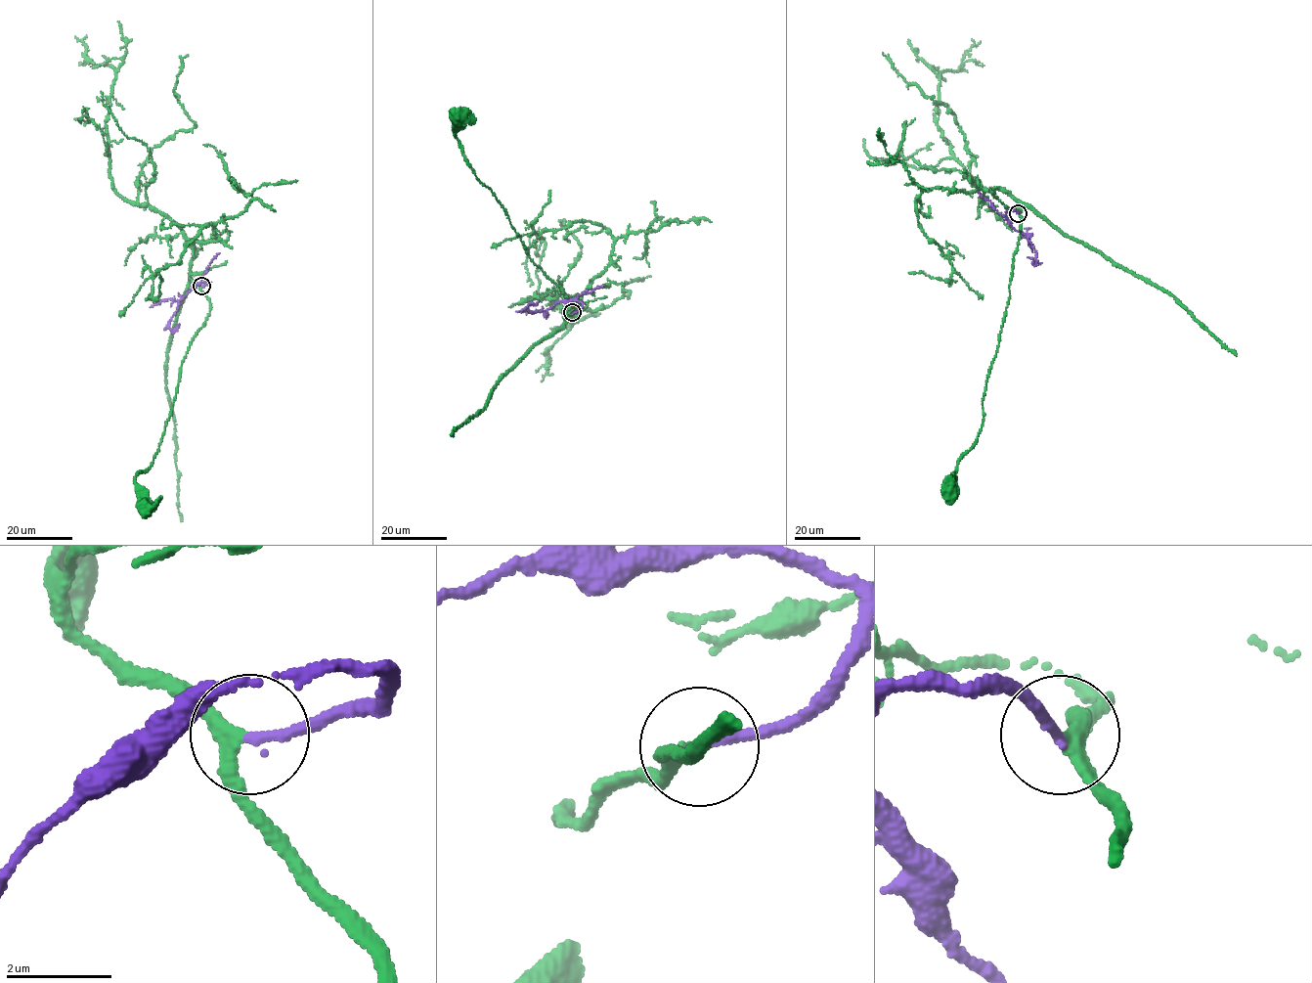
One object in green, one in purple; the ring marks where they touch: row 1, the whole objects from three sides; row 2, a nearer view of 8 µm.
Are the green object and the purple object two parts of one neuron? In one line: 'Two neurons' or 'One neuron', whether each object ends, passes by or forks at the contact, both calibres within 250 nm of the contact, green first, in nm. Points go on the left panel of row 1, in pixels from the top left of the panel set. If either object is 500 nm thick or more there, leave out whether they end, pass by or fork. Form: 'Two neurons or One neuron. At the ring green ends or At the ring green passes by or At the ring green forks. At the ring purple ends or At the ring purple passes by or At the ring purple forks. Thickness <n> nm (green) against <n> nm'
One neuron. At the ring green passes by. At the ring purple ends. Thickness 240 nm (green) against 170 nm

